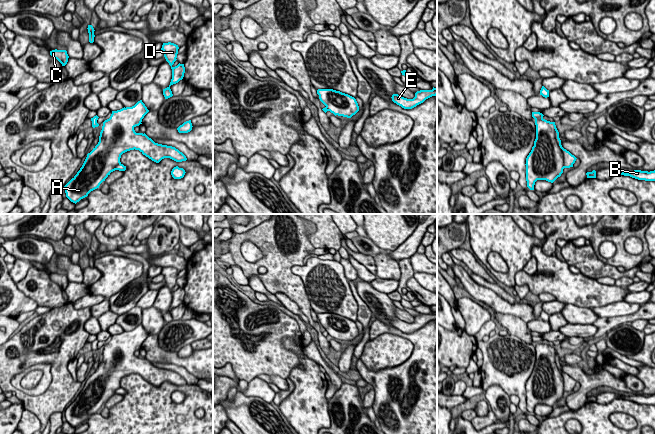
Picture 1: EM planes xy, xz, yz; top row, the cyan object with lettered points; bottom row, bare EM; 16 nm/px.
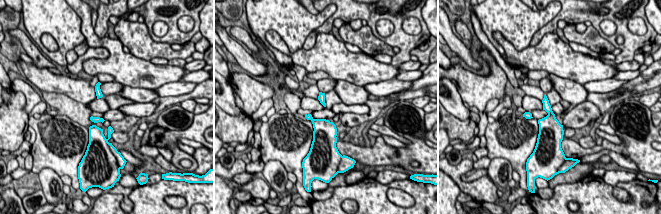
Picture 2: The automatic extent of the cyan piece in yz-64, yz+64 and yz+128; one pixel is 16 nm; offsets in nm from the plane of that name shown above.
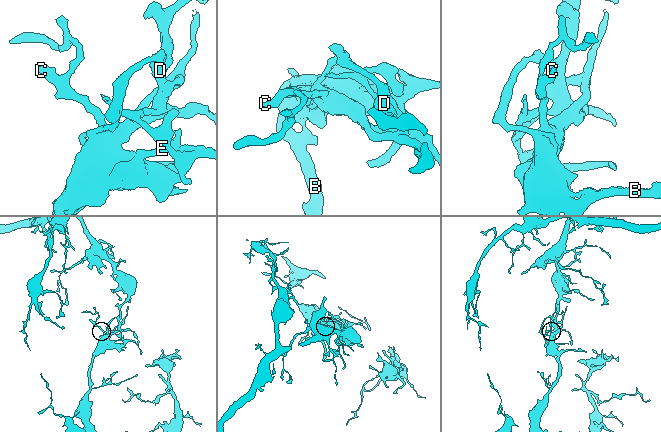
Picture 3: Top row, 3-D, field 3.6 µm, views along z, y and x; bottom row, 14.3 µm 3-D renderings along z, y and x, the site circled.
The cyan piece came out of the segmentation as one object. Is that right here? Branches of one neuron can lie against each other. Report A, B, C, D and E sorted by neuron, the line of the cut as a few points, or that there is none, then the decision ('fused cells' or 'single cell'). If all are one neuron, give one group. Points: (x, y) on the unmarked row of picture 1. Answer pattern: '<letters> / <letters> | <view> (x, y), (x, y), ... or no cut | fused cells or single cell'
A B C / D E | yz (542, 341), (535, 343) | fused cells

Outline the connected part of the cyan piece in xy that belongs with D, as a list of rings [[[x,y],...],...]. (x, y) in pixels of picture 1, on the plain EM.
[[[171,266],[163,267],[161,272],[161,274],[164,276],[164,281],[166,285],[169,287],[172,293],[172,303],[170,309],[167,312],[163,313],[163,319],[165,323],[168,323],[173,320],[170,310],[178,307],[184,301],[185,297],[184,288],[179,287],[175,291],[172,290],[174,286],[177,284],[176,282],[178,278],[178,273],[179,273],[178,269]]]

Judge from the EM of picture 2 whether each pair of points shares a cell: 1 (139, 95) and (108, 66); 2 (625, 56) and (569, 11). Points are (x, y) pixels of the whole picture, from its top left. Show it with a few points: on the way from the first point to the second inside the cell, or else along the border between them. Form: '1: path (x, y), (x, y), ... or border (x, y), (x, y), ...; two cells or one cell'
1: border (123, 84), (152, 90); two cells
2: path (613, 41), (598, 29), (596, 23), (585, 12); one cell

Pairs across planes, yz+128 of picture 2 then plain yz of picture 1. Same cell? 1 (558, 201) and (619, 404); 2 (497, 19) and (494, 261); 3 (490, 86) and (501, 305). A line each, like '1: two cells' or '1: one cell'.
1: one cell
2: two cells
3: two cells

